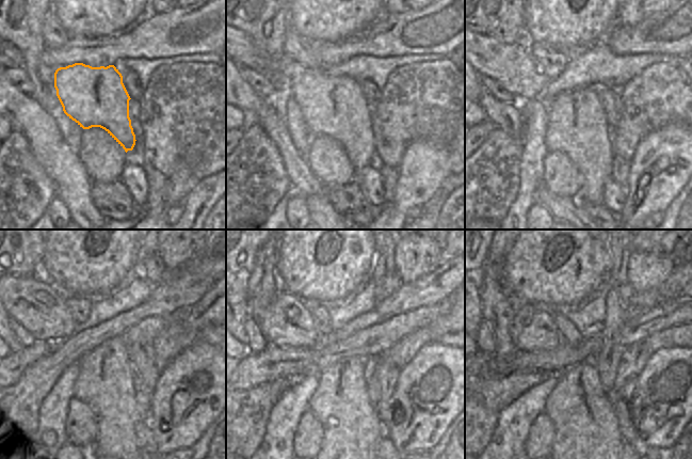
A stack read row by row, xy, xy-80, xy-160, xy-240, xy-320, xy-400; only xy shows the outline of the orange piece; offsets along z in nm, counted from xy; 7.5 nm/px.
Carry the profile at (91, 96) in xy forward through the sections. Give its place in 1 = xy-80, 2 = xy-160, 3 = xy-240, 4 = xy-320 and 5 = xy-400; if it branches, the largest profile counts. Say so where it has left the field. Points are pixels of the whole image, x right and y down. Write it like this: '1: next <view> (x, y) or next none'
1: next xy-80 (334, 106)
2: next xy-160 (577, 126)
3: next xy-240 (105, 383)
4: next xy-320 (351, 425)
5: next xy-400 (586, 445)

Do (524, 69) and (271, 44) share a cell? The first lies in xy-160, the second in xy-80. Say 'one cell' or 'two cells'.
two cells

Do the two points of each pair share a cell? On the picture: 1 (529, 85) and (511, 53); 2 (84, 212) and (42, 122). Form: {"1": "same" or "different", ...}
{"1": "same", "2": "same"}

